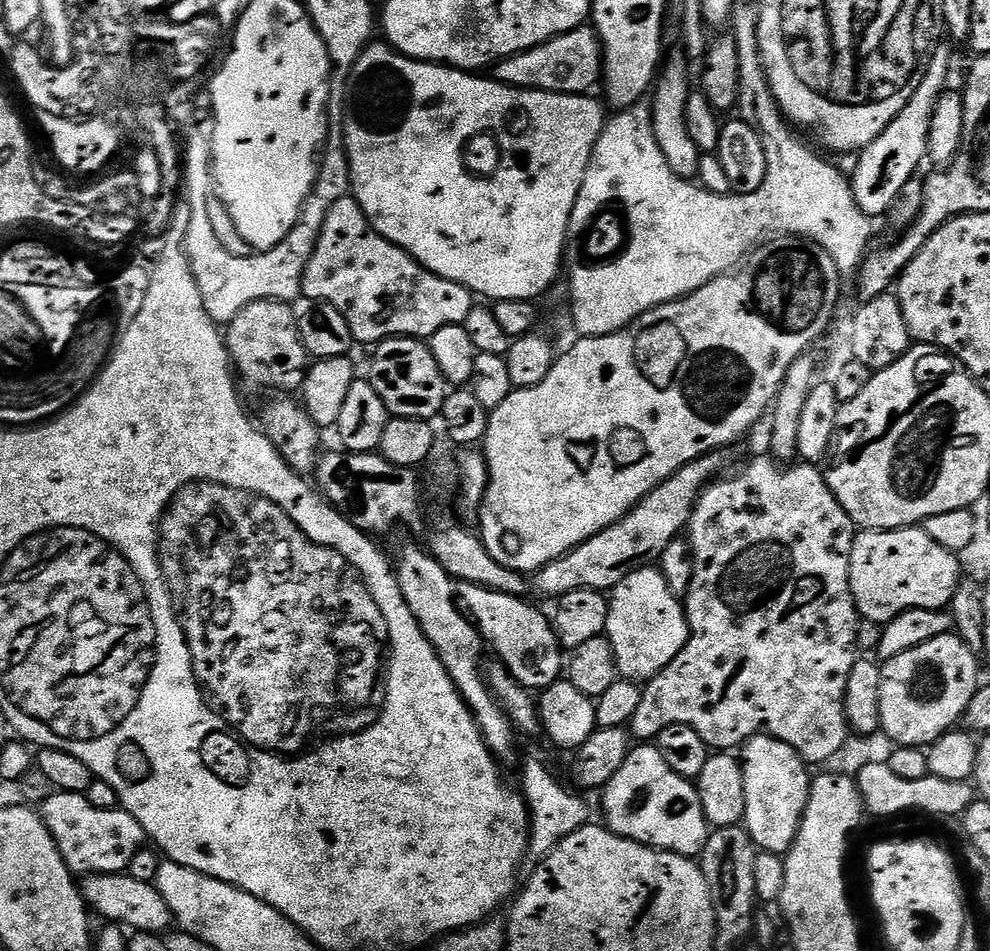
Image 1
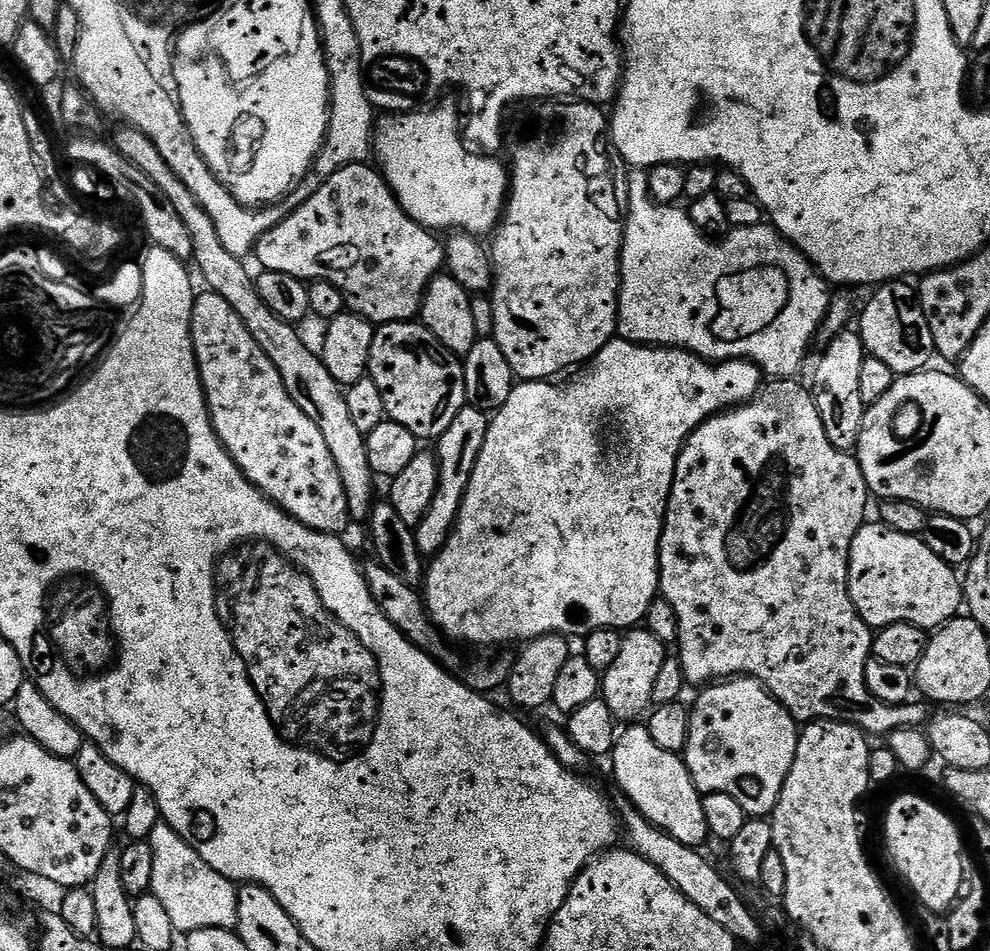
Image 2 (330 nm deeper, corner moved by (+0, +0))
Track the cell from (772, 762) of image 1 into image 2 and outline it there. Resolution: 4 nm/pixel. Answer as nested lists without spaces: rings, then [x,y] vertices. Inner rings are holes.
[[[729,678],[713,682],[690,708],[690,734],[682,753],[684,765],[692,776],[694,786],[702,794],[730,794],[752,818],[768,818],[776,811],[782,786],[794,766],[794,754],[800,741],[798,722],[760,684],[751,678]]]

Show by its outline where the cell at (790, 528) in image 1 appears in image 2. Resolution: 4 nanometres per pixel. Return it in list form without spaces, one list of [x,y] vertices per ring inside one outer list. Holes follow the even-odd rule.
[[[776,378],[765,383],[747,404],[726,412],[719,412],[704,424],[698,425],[689,436],[676,463],[676,480],[668,499],[668,513],[664,516],[664,533],[660,539],[659,595],[674,606],[678,614],[678,659],[682,674],[689,685],[707,686],[729,678],[758,680],[764,689],[794,717],[797,722],[813,720],[841,720],[858,726],[869,737],[887,738],[894,730],[927,725],[929,705],[924,702],[887,704],[878,702],[866,686],[866,662],[872,651],[873,629],[857,612],[848,593],[848,555],[854,534],[866,522],[870,493],[862,474],[862,466],[855,455],[838,450],[826,438],[826,426],[818,414],[816,399],[796,378]]]

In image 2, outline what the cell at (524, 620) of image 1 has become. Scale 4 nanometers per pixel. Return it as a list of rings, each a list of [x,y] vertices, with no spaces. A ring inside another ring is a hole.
[[[471,406],[458,410],[458,418],[450,422],[450,426],[438,437],[438,446],[434,451],[440,467],[440,477],[434,498],[426,510],[420,523],[416,525],[416,541],[420,555],[425,558],[437,556],[444,549],[453,528],[456,527],[456,517],[460,515],[460,507],[464,501],[466,490],[470,486],[470,478],[474,474],[474,466],[478,462],[478,454],[482,454],[482,442],[486,442],[489,413]]]

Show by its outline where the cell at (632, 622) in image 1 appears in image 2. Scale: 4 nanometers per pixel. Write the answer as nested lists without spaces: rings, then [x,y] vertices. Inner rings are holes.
[[[637,627],[624,636],[622,651],[614,661],[614,666],[602,673],[602,699],[606,706],[610,706],[617,721],[636,722],[639,721],[636,719],[640,715],[643,717],[649,711],[654,694],[654,682],[662,671],[662,662],[665,659],[666,645],[658,642],[658,638],[654,638],[654,634],[650,634],[647,628]]]

